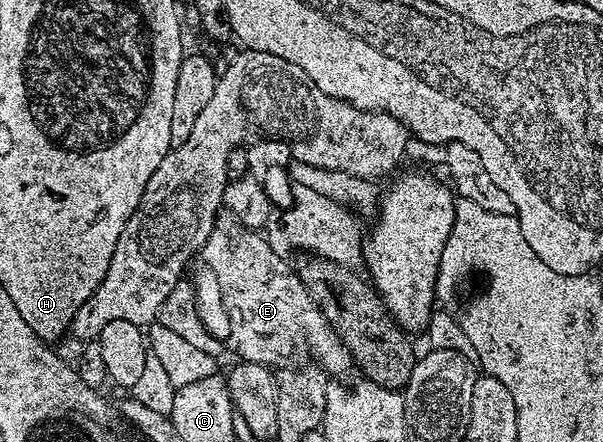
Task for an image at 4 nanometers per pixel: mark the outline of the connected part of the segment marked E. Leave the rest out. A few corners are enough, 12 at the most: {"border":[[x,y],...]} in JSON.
{"border":[[217,222],[203,259],[228,349],[270,368],[309,350],[353,357],[264,233]]}

